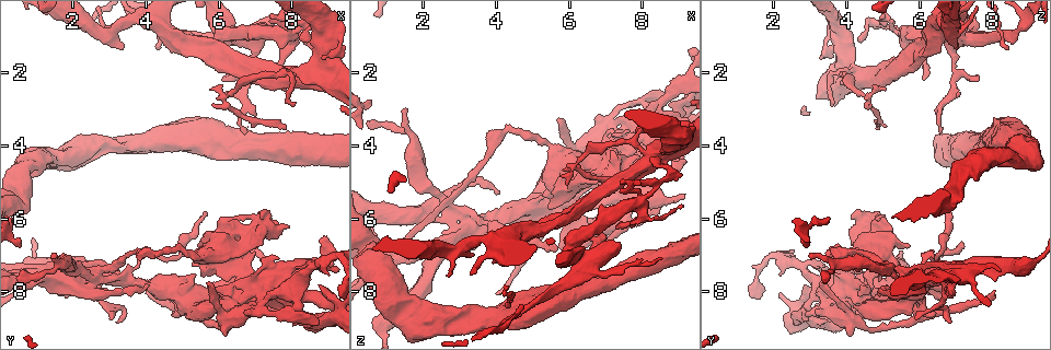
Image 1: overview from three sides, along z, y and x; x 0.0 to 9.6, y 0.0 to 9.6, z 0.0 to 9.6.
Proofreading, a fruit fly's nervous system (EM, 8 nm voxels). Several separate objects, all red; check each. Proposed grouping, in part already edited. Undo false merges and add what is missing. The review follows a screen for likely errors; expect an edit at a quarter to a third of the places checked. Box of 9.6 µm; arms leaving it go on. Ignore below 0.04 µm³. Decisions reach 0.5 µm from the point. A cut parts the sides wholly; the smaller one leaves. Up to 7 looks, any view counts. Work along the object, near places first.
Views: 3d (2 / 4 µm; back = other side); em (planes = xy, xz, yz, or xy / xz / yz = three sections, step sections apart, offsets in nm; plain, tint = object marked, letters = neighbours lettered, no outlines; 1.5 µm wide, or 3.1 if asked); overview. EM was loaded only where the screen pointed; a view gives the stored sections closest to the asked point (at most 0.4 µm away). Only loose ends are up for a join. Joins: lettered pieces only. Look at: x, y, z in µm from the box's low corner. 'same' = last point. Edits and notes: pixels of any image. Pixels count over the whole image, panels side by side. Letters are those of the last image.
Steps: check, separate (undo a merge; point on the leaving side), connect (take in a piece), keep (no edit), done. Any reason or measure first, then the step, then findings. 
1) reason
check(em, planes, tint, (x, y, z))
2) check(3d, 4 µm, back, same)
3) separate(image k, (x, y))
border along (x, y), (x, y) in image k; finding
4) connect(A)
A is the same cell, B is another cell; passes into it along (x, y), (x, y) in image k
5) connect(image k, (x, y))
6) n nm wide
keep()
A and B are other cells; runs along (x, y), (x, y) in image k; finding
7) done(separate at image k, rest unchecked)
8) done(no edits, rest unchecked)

tapers out
check(3d, 2 µm, (5.70, 5.90, 6.80))

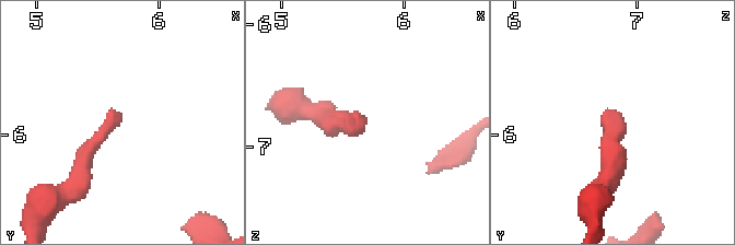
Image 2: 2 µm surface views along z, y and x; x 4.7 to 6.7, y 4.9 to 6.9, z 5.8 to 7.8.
check(em, planes, letters, (5.68, 5.84, 6.84))

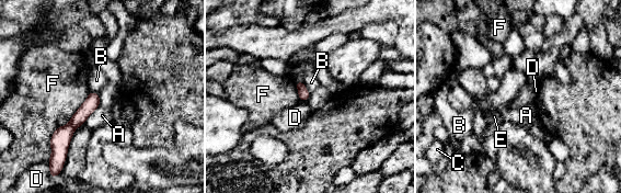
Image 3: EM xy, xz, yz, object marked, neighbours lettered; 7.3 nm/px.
keep()
A, B, C, D, E and F are other cells; runs along (95, 94), (62, 135), (62, 150) in image 3; none of them fits

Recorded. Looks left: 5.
branch stops here
check(em, planes, plain, (4.05, 8.05, 8.10))

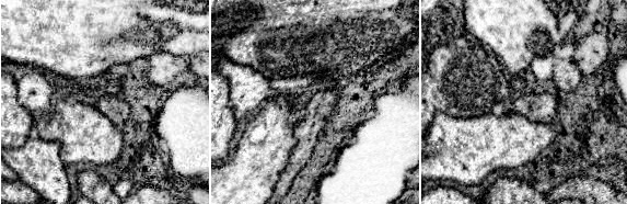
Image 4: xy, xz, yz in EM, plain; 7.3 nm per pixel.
check(em, planes, letters, same)

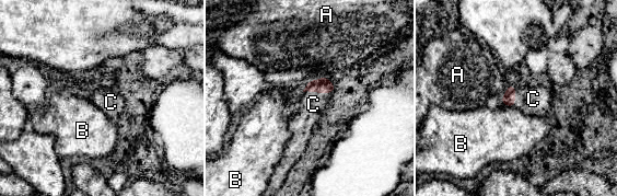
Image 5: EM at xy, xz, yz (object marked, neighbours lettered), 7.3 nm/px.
connect(C)
C is the same cell, A and B are other cells; it goes on there

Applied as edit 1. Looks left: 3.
branch stops here
check(3d, 4 µm, (6.70, 3.65, 6.60))

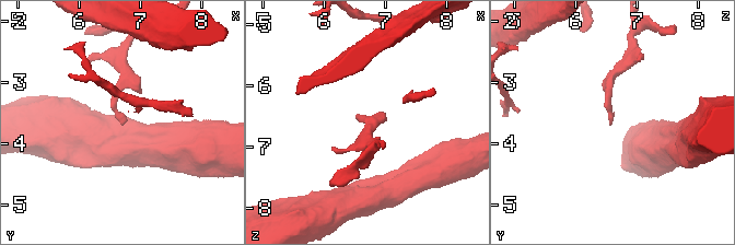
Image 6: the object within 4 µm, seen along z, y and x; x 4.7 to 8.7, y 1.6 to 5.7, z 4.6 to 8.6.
check(em, planes, tint, (6.70, 3.65, 6.55))

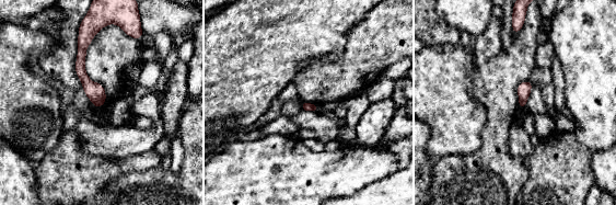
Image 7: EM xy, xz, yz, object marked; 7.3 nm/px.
check(em, planes, letters, same)

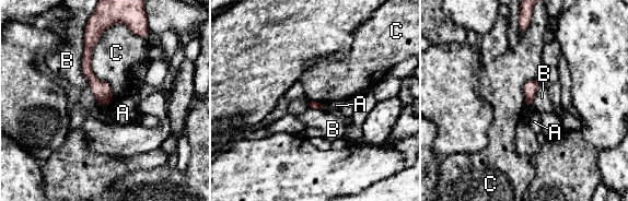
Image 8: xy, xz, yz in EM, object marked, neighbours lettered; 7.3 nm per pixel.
keep()
A, B and C are other cells; runs along (93, 37), (88, 72), (105, 102) in image 8; none of them fits

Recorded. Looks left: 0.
done(connect at image 5, rest unchecked)

